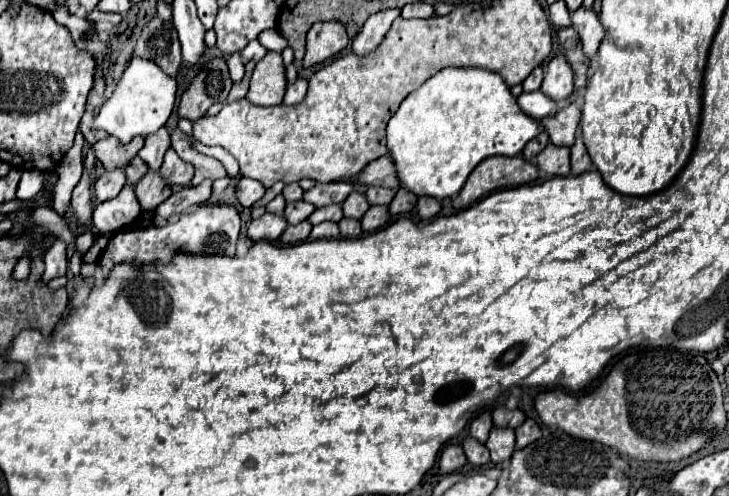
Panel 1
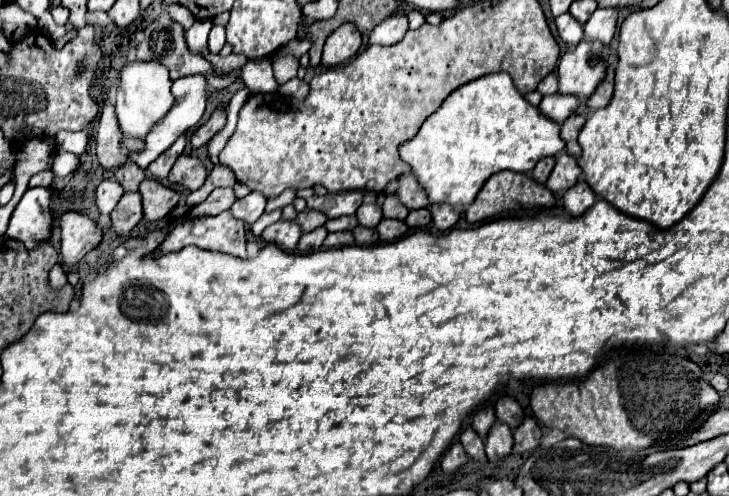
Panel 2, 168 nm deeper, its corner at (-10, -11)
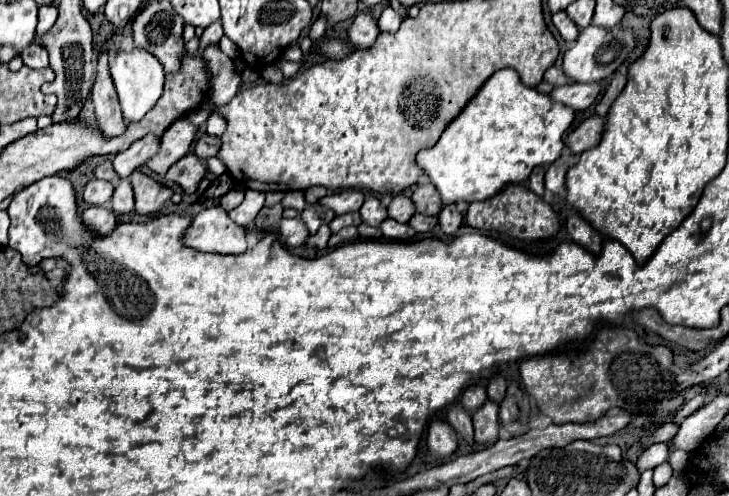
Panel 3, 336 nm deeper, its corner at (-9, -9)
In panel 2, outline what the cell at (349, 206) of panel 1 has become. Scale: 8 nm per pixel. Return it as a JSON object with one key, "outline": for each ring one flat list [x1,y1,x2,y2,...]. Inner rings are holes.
{"outline":[[362,204,358,210,356,210,356,218,362,226,366,228,376,228,378,222,382,220,382,208,380,204]]}

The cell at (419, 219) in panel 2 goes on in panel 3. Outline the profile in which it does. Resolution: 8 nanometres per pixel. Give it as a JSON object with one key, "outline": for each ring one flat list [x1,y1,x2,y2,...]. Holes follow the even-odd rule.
{"outline":[[415,214,411,220,409,220,409,226,419,232,419,234,425,234,429,230,433,230,437,226,437,216,425,216,425,214]]}

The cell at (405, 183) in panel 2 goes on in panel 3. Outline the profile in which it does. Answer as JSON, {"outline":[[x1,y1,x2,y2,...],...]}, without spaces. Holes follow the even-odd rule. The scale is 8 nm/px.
{"outline":[[423,184,423,186,417,186,415,192,411,194,411,200,417,208,419,214,427,214,427,216,437,216,439,210,443,208,441,204,441,198,439,198,439,192,435,190,433,184]]}

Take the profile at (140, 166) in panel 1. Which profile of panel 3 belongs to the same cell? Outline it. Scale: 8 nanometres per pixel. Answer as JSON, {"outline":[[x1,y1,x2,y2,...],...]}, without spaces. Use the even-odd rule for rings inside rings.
{"outline":[[107,160,107,162,101,162,101,164,93,170,93,174,95,174,95,178,107,180,107,182,111,182,111,184,115,184,115,186,119,184,119,176,115,176,115,172,113,172,109,160]]}

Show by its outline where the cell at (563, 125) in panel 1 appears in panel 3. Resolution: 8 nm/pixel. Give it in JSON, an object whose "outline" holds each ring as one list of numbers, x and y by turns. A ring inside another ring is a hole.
{"outline":[[591,116,565,138,565,144,571,148,573,154,581,154,593,148,601,140,603,130,605,130,605,120,599,116]]}

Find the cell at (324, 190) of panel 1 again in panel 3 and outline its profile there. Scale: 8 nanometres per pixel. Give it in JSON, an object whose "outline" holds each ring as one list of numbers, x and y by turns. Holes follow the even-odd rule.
{"outline":[[343,190,343,192,335,192,335,194,325,196,321,200,321,204,331,208,336,215,341,215,359,211,363,200,365,200,365,196,361,190]]}

